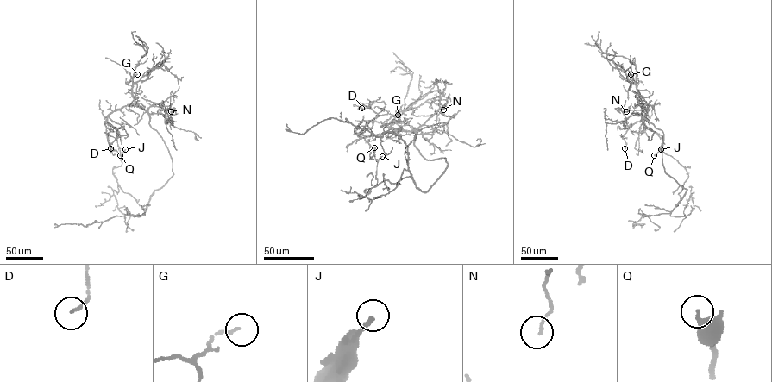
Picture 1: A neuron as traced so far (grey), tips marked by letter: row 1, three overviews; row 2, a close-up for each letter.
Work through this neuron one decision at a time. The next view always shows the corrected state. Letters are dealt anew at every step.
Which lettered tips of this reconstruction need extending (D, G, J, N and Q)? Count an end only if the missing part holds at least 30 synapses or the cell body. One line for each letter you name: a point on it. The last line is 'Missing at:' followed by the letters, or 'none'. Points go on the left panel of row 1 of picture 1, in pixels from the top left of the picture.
Missing at: none

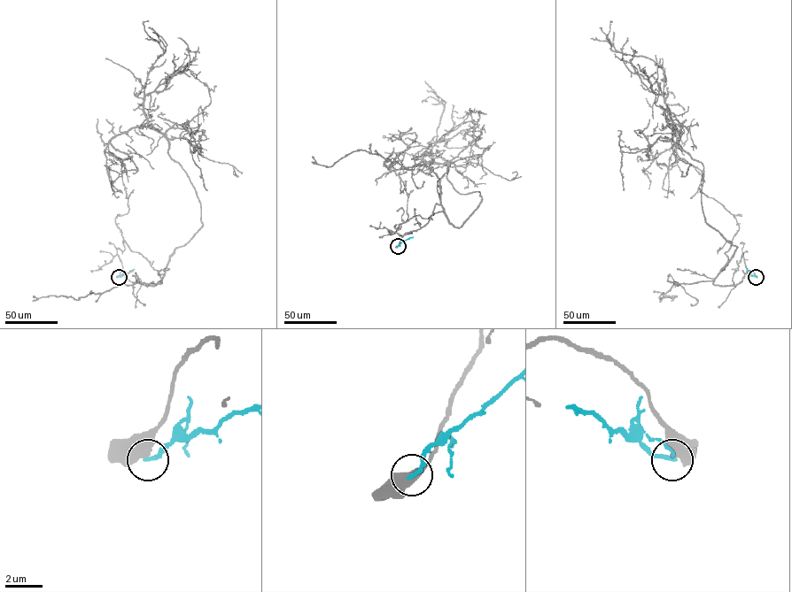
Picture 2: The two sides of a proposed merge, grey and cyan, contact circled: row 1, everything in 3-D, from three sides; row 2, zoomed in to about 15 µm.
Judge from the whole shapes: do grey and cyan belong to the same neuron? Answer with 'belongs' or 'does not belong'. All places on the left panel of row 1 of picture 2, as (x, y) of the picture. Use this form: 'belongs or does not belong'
does not belong

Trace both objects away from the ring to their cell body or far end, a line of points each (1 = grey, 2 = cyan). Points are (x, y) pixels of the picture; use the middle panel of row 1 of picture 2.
1: (397, 246), (436, 203), (460, 227), (481, 201), (454, 188), (446, 163), (423, 159), (444, 110), (427, 101)
2: (397, 246), (413, 237)

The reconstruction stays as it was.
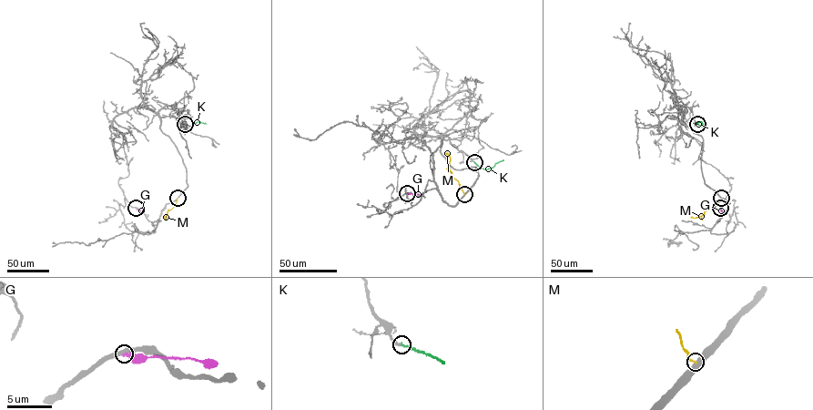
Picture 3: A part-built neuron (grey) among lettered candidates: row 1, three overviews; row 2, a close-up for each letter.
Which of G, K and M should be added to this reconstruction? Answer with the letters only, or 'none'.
K

